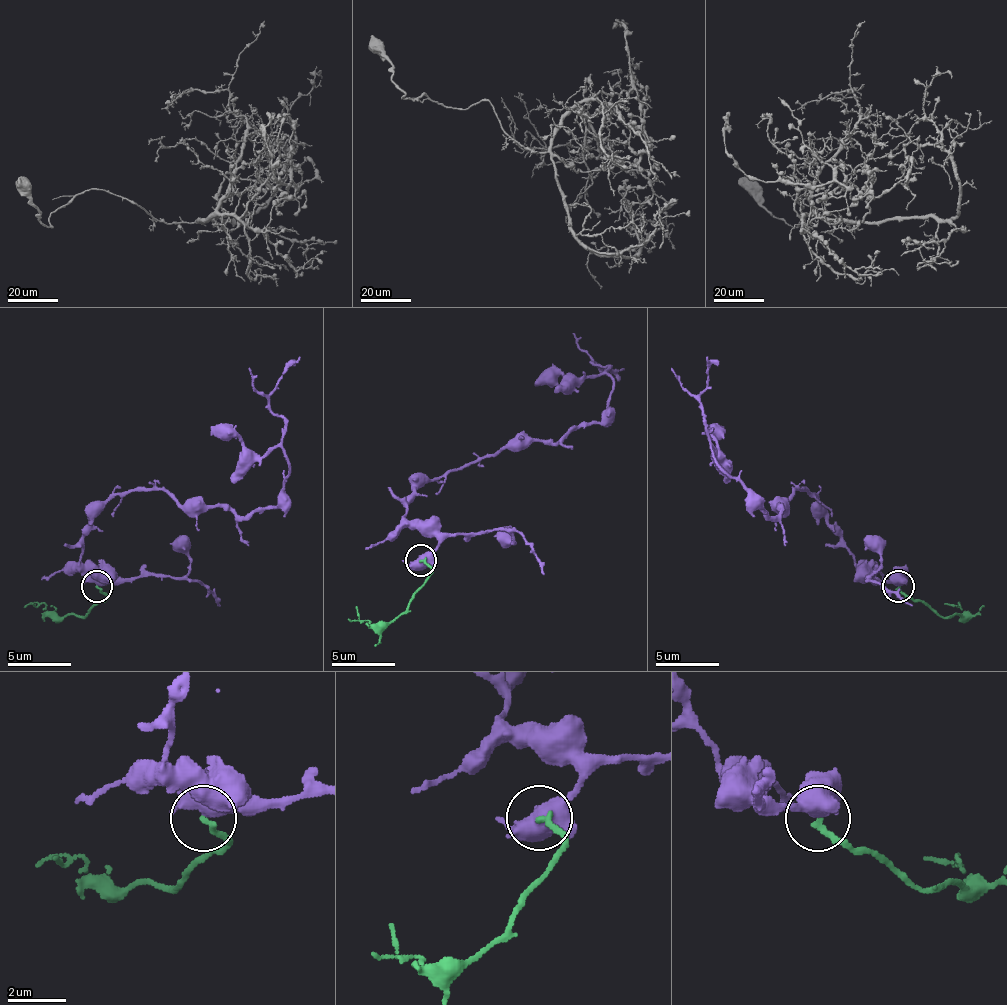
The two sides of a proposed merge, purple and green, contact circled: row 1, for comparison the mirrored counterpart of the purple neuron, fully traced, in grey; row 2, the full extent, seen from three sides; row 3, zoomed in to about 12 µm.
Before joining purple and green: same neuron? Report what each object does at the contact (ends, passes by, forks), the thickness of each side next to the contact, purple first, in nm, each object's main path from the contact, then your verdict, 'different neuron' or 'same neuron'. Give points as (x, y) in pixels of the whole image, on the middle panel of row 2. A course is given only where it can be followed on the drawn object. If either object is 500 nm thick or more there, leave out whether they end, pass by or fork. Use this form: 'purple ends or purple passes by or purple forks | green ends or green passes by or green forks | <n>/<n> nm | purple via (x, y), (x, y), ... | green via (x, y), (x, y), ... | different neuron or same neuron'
500/200 nm | purple via (421, 561), (437, 539), (405, 520), (405, 501), (440, 475), (602, 418), (612, 380), (593, 361), (624, 367) | green via (421, 561), (431, 574), (396, 618), (367, 624), (355, 605) | different neuron

